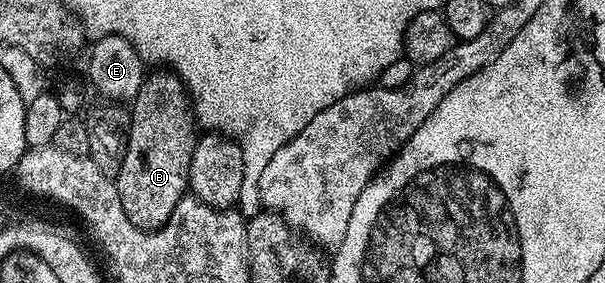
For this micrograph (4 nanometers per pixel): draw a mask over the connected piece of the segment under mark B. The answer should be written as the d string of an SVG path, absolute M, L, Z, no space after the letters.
M159 70L159 75L147 74L140 85L140 93L132 100L129 108L130 132L128 145L124 153L124 165L120 165L120 173L116 177L120 205L124 205L124 213L128 213L128 221L142 231L159 231L172 217L176 205L187 198L190 185L190 162L196 142L196 116L192 110L192 102L187 94L186 86L177 75L169 70Z

